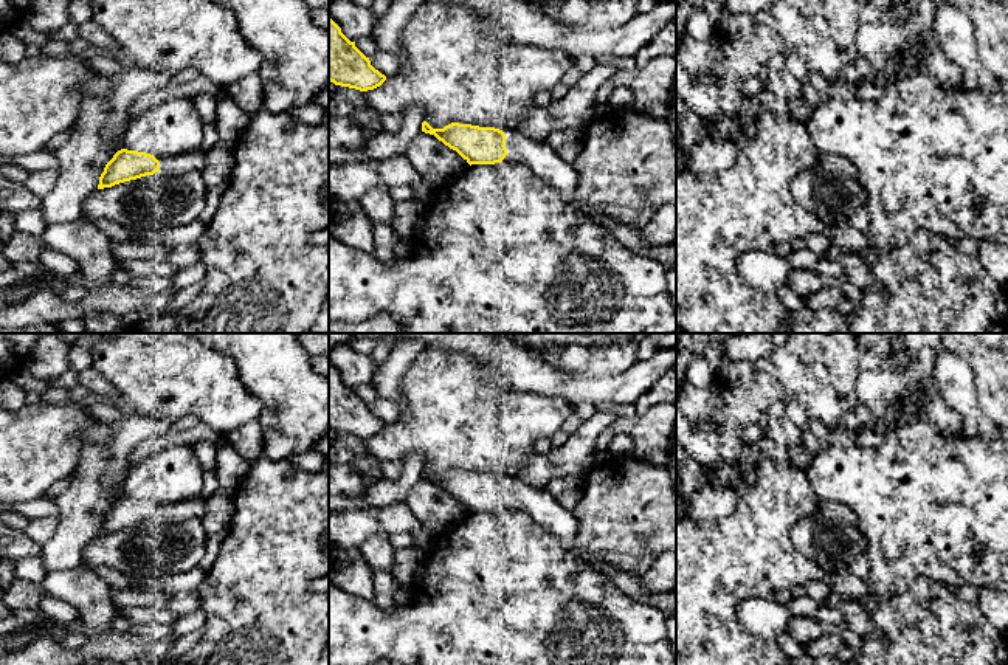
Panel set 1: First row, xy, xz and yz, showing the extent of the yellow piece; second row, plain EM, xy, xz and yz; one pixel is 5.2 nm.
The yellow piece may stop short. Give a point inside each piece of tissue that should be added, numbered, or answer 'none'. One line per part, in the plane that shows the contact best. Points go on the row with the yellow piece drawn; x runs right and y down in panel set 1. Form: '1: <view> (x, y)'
1: xz (541, 160)

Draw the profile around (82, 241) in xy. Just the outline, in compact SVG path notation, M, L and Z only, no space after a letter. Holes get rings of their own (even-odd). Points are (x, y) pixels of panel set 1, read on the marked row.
M90 219L47 225L40 239L43 245L70 256L79 265L79 282L85 291L112 282L118 267L112 240Z

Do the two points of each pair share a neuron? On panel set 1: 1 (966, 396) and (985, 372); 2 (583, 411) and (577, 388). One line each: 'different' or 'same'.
1: different
2: different

